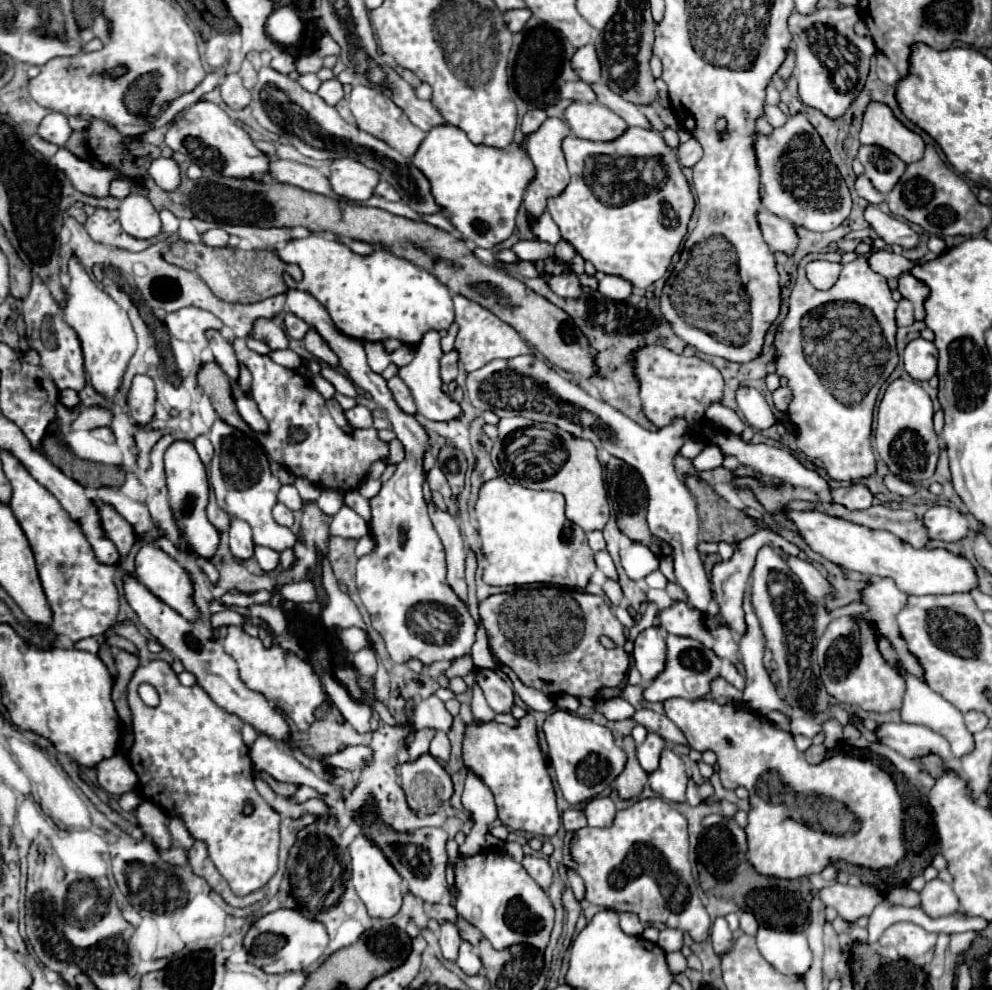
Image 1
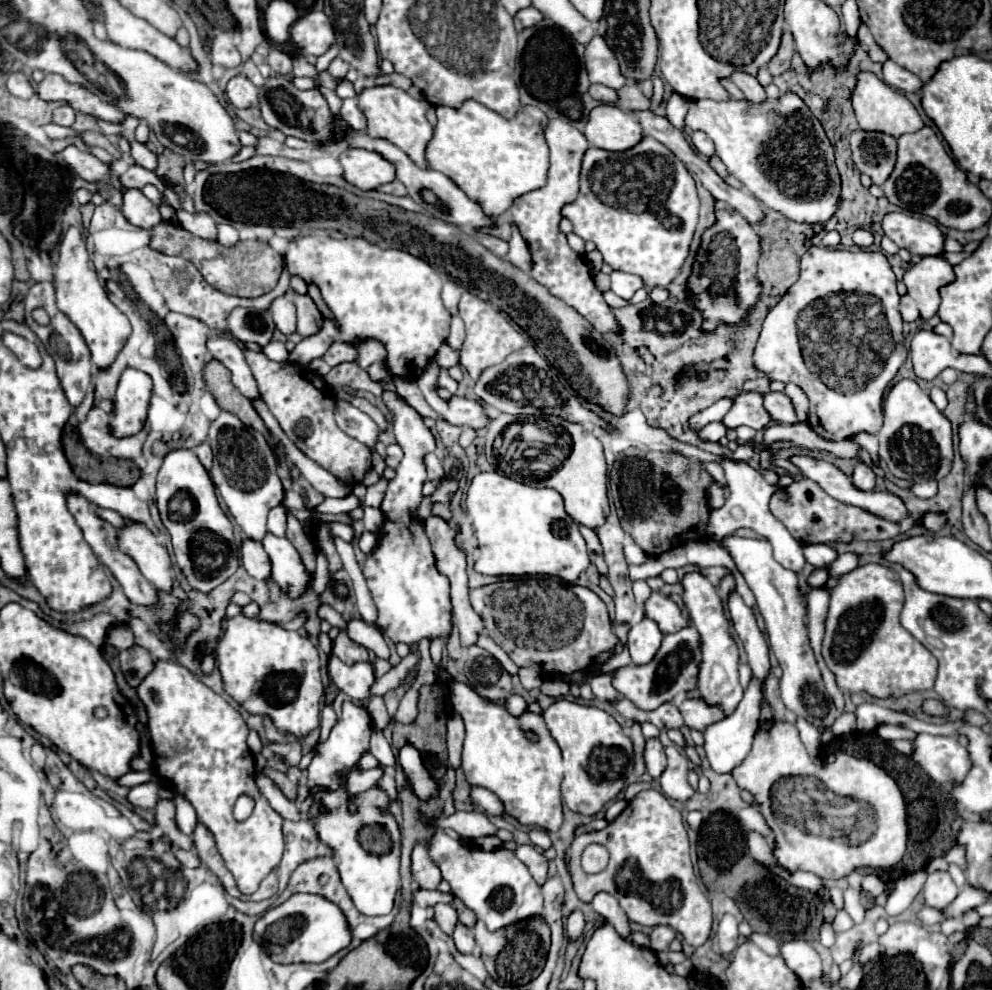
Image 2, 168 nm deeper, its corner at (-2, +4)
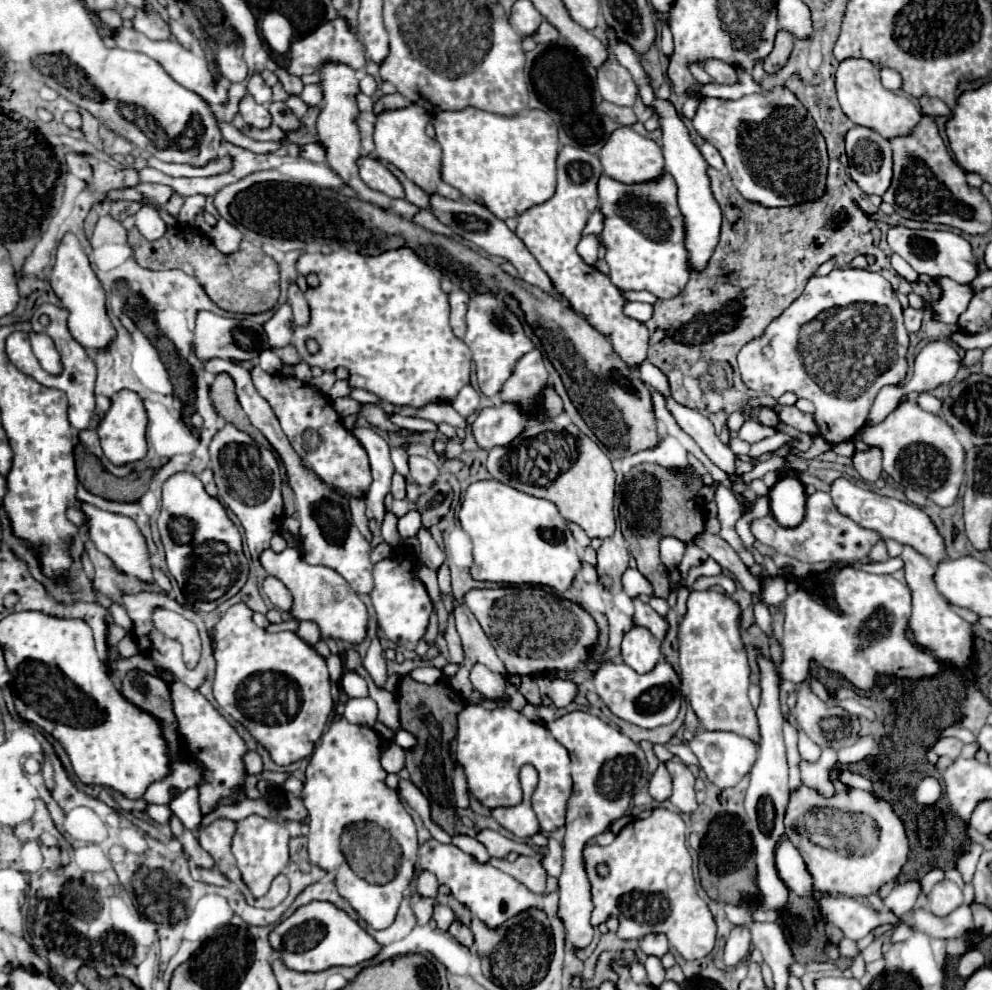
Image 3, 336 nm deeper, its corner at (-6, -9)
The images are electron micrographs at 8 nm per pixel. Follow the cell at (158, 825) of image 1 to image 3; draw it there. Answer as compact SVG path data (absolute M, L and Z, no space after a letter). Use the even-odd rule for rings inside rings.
M176 816L170 820L170 828L174 832L174 838L178 838L182 842L182 848L184 848L186 856L192 860L192 864L196 864L200 868L214 868L214 860L210 858L210 854L206 854L206 850L202 850L194 832L184 828L184 824Z

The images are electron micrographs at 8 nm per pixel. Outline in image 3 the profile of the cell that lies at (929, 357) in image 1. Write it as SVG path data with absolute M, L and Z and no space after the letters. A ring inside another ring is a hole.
M944 340L926 344L914 362L912 380L904 384L906 394L908 392L928 392L940 384L952 382L960 364L962 364L962 358L954 344L944 342Z

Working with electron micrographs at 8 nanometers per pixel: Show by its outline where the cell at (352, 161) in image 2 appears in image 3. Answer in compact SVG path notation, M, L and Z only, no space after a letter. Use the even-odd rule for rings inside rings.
M362 156L358 160L358 170L360 170L360 178L378 192L384 192L390 198L404 198L404 188L400 184L400 180L386 168L384 162L380 162L378 158L370 158L370 156Z

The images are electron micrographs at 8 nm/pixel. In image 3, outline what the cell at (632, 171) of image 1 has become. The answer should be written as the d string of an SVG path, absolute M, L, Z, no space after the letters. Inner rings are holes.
M664 174L658 182L650 184L622 184L608 176L600 176L598 182L600 210L604 212L604 232L600 240L606 244L606 262L610 266L610 280L620 290L648 290L658 298L674 298L686 286L690 278L688 254L684 248L684 220L676 202L676 186L670 174Z

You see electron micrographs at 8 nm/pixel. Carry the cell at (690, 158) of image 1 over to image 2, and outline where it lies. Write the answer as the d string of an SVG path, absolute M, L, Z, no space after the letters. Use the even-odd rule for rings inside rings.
M694 131L694 133L690 135L690 141L692 141L694 149L696 149L700 155L706 155L706 157L712 157L712 155L714 155L714 143L710 141L710 137L706 137L706 133Z

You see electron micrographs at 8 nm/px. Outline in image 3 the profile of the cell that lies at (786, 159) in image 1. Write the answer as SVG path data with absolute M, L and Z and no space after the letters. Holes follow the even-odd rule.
M774 86L774 90L762 90L760 94L746 94L740 100L702 98L696 116L692 118L692 124L706 142L718 148L734 186L750 202L758 202L768 208L792 206L818 198L826 188L826 142L804 104L784 86Z

